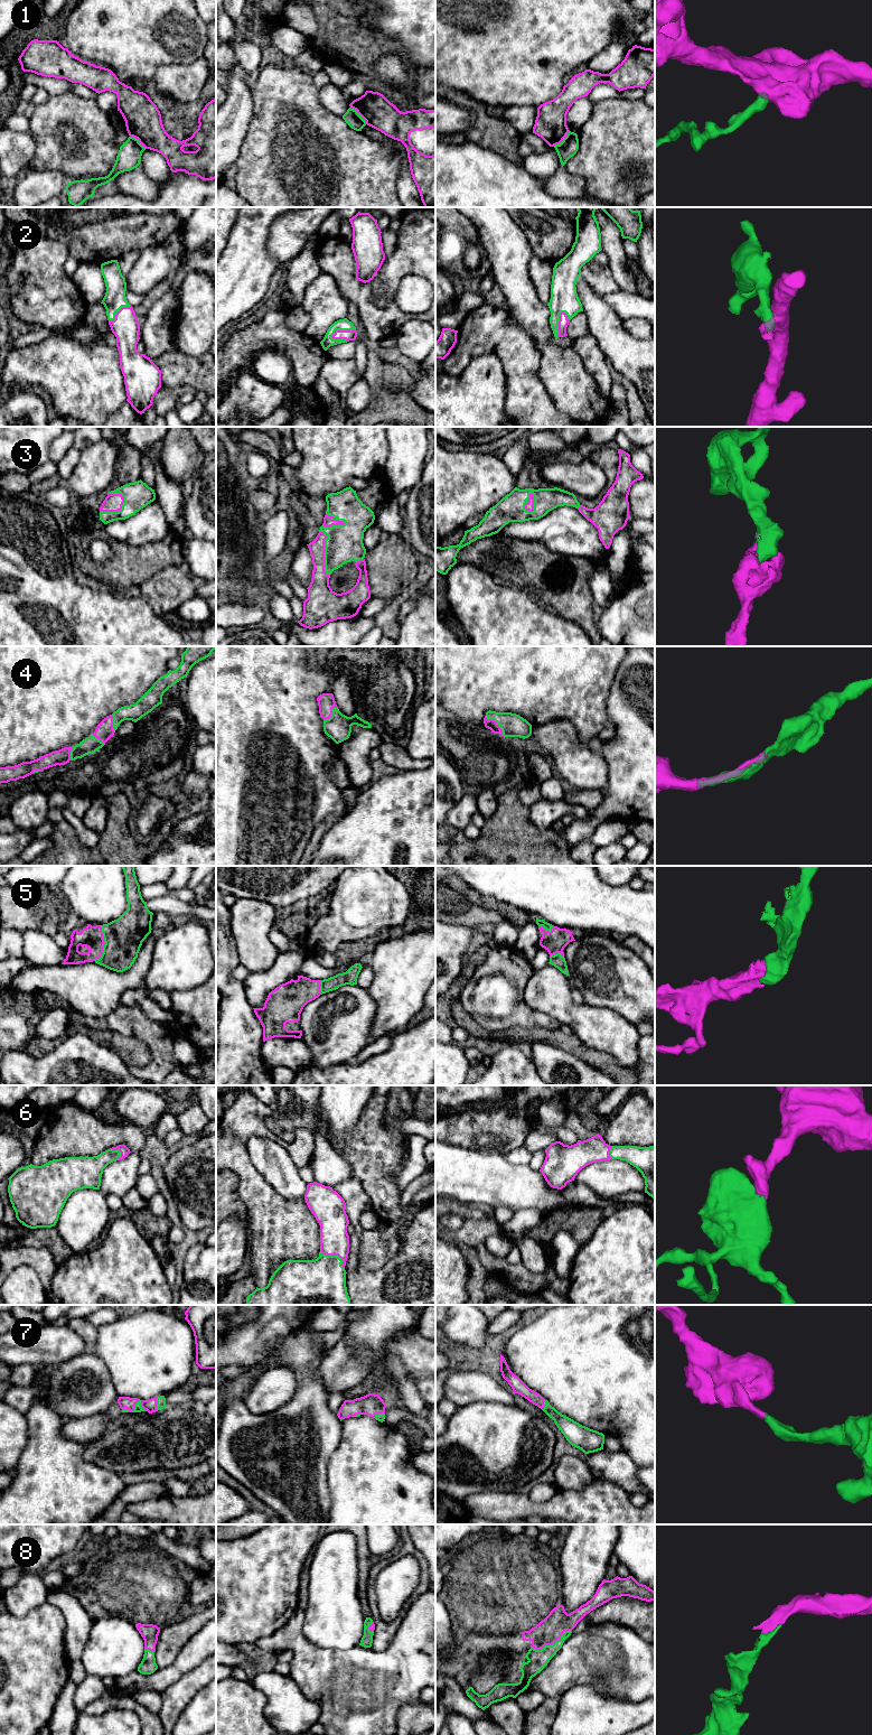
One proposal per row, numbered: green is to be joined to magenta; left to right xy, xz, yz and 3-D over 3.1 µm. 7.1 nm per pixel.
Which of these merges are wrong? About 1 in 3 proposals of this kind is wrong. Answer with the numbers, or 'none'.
1

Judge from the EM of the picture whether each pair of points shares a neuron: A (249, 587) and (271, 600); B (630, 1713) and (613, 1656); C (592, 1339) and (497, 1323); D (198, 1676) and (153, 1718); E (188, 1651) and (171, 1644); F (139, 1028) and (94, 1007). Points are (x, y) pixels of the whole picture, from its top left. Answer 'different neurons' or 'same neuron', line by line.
A: different neurons
B: different neurons
C: different neurons
D: different neurons
E: different neurons
F: different neurons

